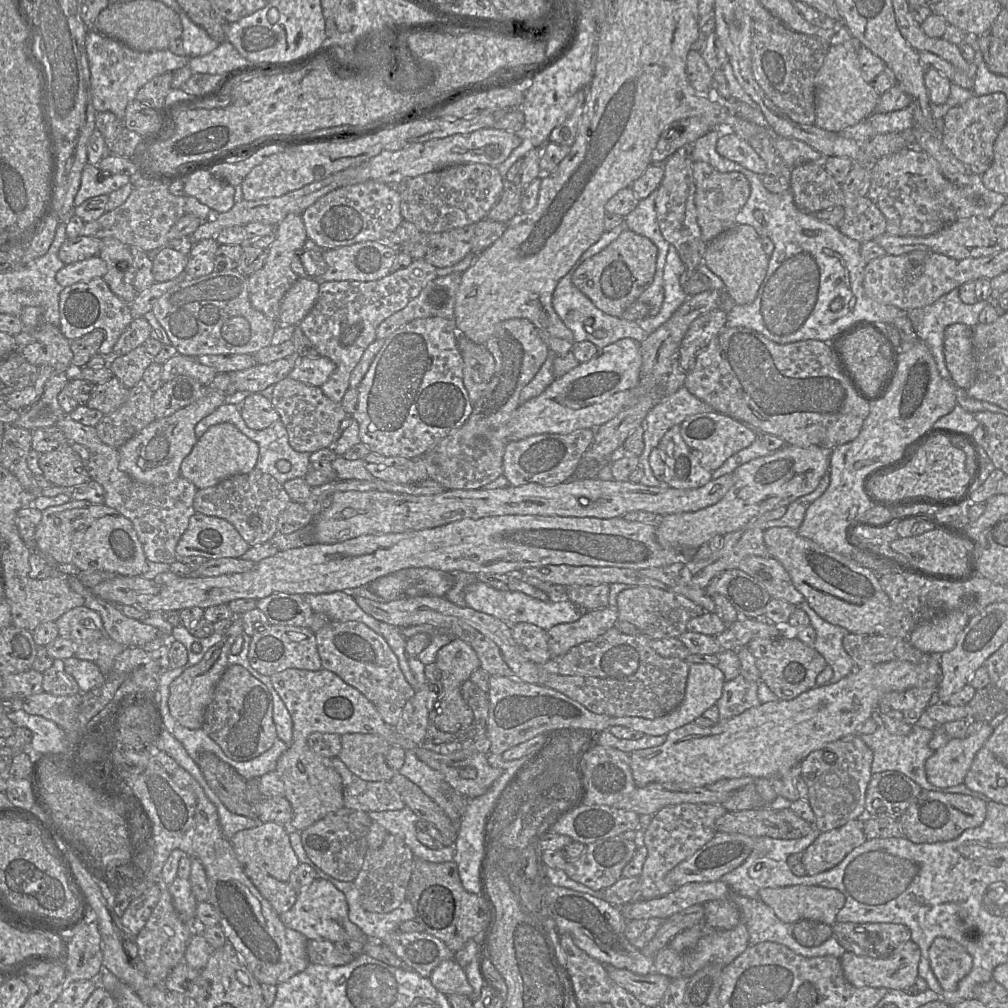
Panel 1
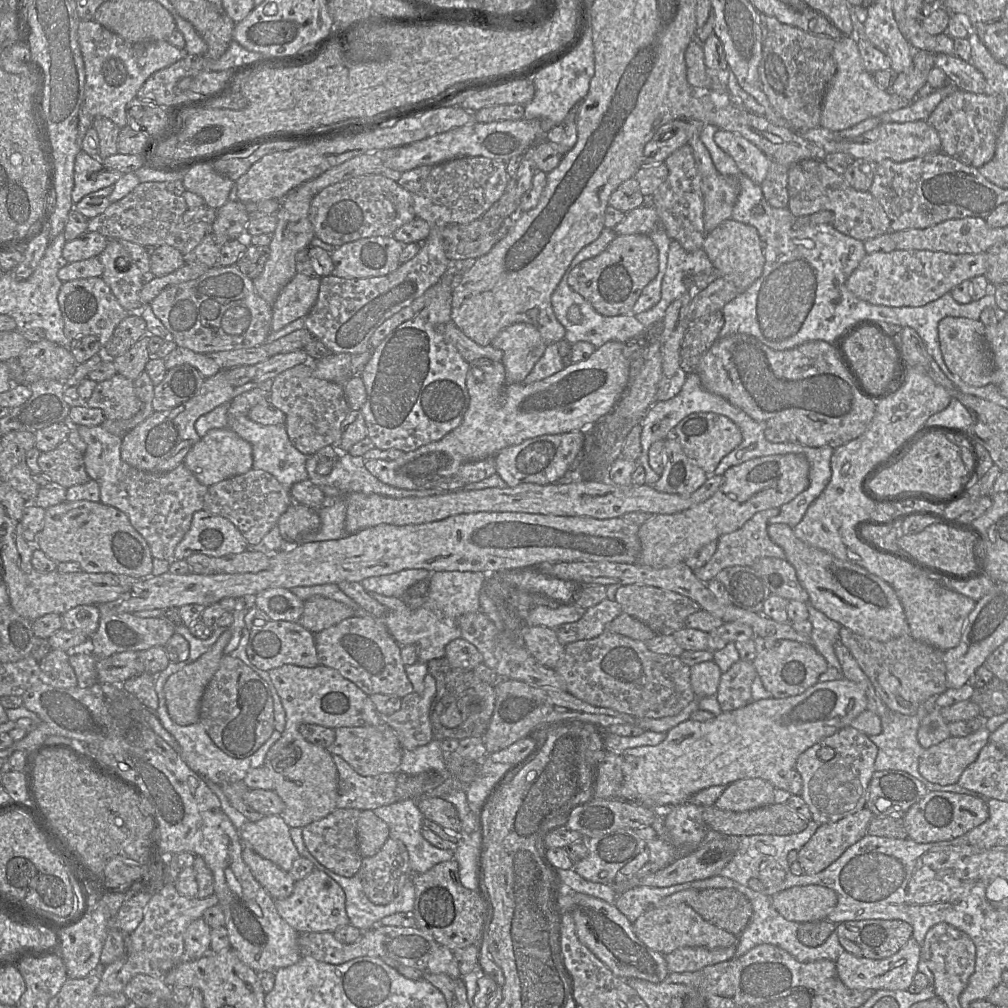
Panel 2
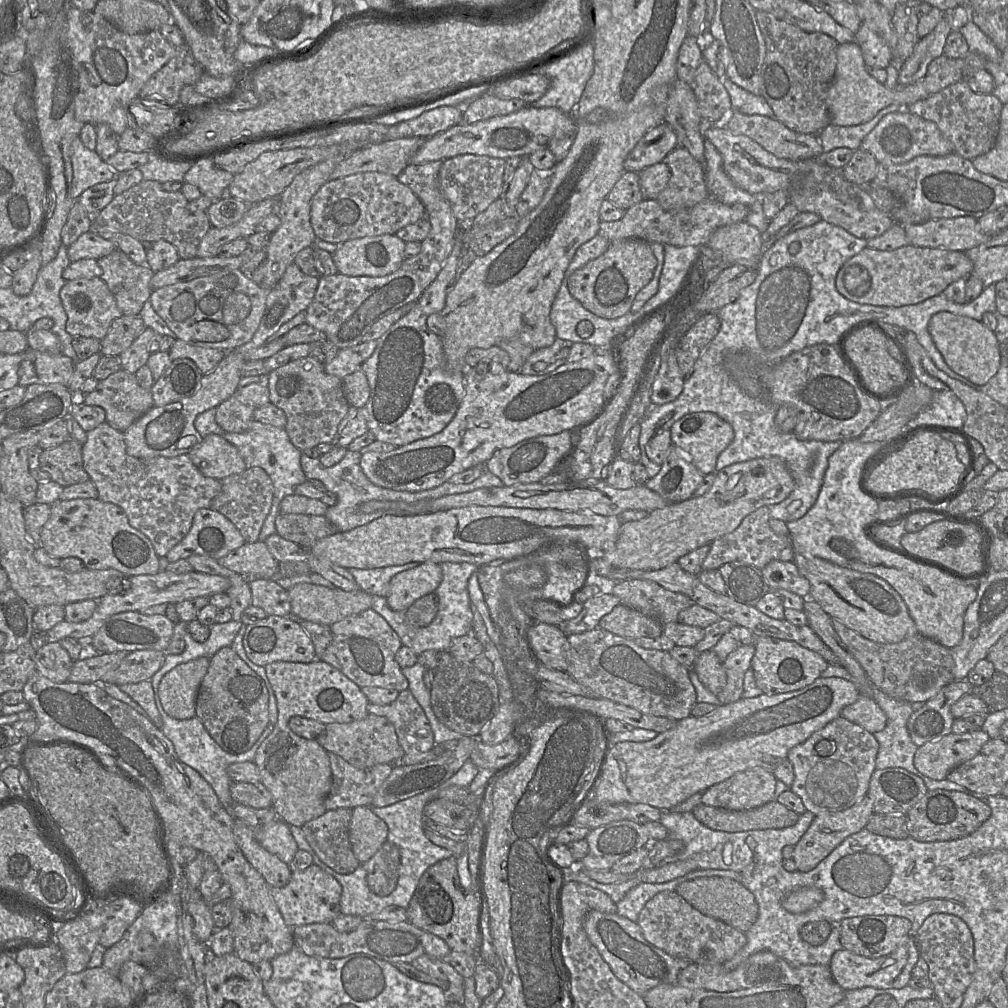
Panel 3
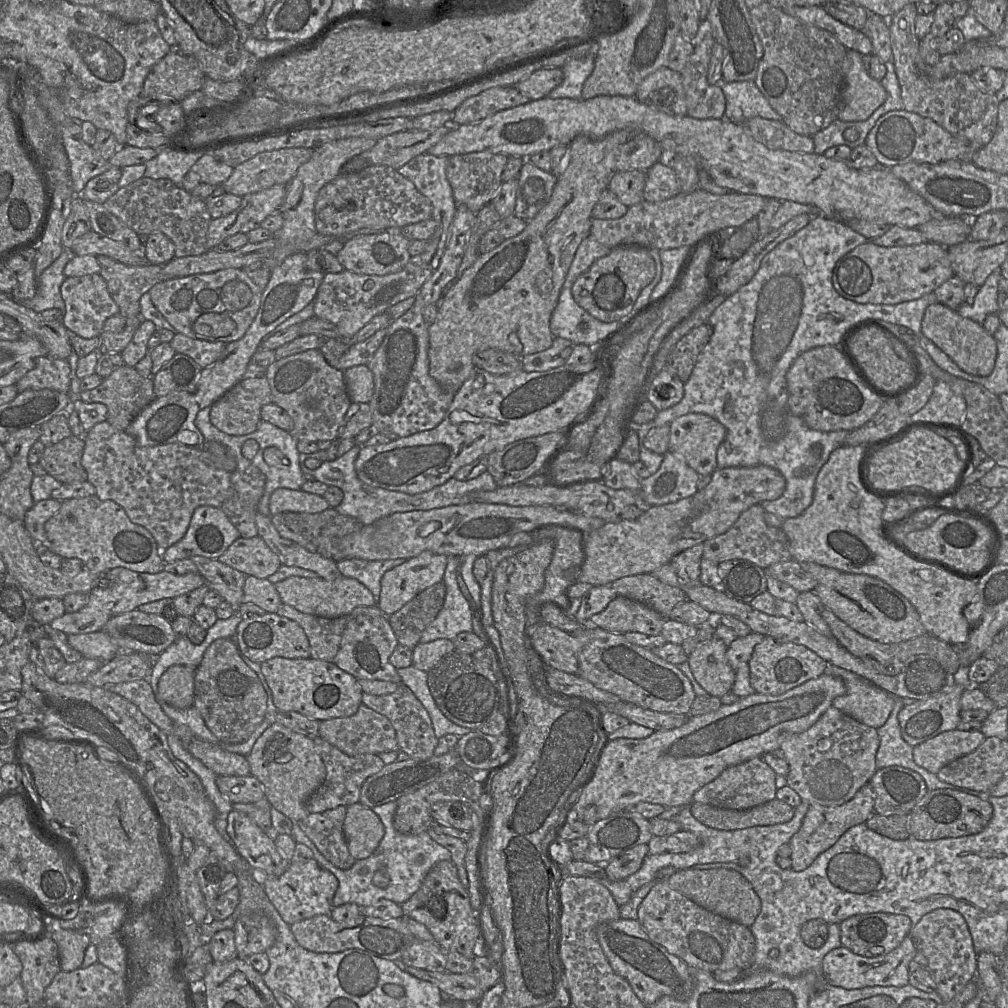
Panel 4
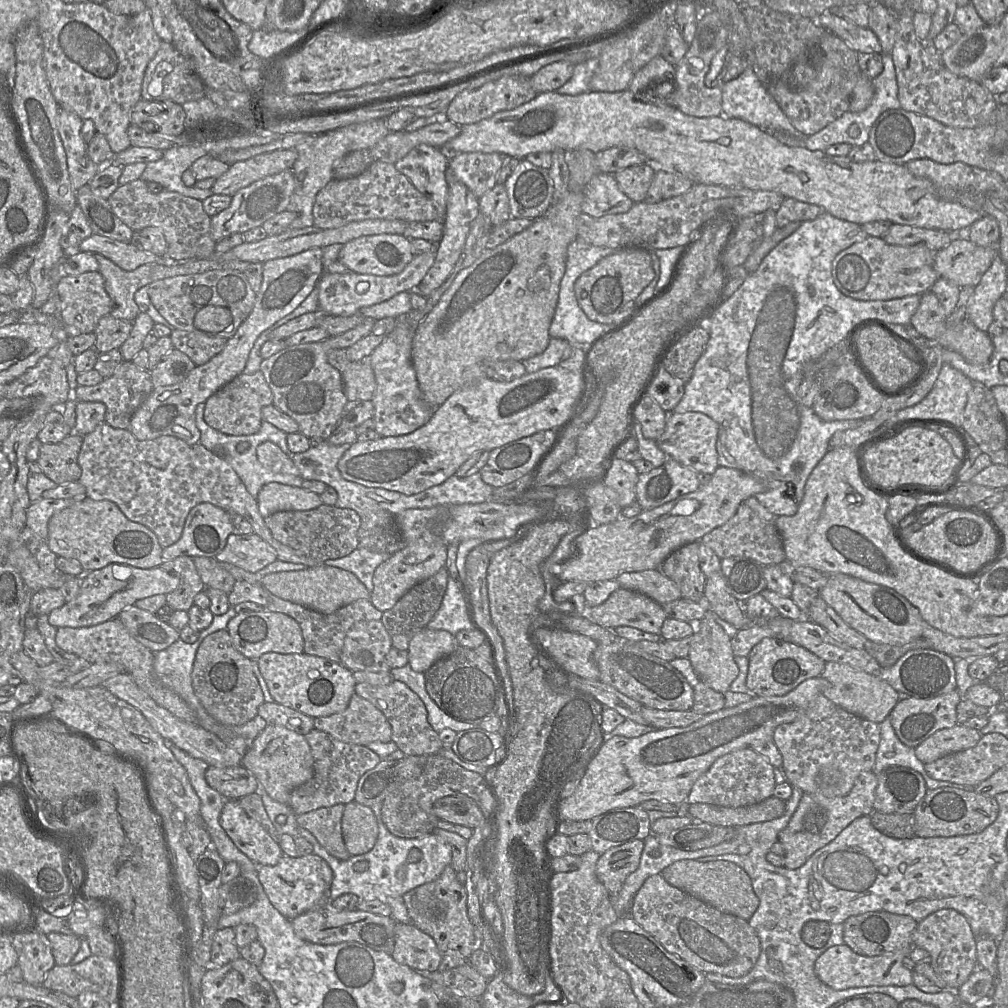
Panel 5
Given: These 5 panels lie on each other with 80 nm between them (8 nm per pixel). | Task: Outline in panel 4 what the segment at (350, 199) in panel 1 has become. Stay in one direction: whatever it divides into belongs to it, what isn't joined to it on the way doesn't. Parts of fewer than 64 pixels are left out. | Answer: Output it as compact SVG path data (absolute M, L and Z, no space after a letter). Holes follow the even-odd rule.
M385 165L367 166L355 173L340 173L319 190L314 206L317 233L343 240L354 237L354 232L361 228L399 230L408 224L432 218L432 212L430 200L422 195L413 183L402 176L398 170Z

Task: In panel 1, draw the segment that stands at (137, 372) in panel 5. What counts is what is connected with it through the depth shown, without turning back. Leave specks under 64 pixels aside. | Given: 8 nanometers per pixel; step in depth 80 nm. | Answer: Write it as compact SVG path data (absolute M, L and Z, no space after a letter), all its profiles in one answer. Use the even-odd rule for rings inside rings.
M117 377L97 384L86 406L108 415L121 407L128 399L130 389L126 388Z

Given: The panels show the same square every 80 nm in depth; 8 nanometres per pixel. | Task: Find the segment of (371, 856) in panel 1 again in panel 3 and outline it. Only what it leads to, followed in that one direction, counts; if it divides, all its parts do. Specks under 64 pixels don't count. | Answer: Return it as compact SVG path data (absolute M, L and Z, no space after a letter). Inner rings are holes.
M386 841L368 861L361 863L369 889L381 897L391 894L397 886L400 863L398 847Z

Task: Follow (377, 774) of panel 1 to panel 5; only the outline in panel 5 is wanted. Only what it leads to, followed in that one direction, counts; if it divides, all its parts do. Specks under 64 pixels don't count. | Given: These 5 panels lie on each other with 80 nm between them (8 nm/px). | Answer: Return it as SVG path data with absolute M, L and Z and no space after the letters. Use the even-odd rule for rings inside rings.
M354 694L347 708L339 713L314 719L314 727L330 734L335 739L362 746L368 746L372 742L389 742L392 740L391 725L384 714L371 702Z

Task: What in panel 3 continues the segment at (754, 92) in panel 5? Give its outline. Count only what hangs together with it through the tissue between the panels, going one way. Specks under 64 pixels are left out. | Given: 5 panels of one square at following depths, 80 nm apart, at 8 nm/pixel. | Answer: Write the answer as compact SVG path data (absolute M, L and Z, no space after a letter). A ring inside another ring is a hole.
M726 75L720 78L721 83L729 93L732 108L747 115L763 115L774 118L773 110L762 95L755 95L739 87Z

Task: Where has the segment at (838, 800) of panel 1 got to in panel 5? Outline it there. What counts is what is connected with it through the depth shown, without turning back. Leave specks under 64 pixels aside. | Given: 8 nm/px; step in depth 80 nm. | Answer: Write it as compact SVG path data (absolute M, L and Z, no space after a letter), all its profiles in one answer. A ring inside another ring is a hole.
M819 694L794 721L778 725L772 741L782 755L782 770L788 783L803 793L844 796L862 772L873 771L880 725L844 710Z

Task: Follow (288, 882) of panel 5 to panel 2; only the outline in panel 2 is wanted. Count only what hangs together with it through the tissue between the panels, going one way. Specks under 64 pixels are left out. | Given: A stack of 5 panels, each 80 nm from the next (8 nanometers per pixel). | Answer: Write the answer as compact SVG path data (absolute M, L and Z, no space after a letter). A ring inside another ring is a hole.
M314 867L305 878L295 881L291 895L274 900L278 914L298 933L332 932L350 924L345 910L345 893L329 875Z

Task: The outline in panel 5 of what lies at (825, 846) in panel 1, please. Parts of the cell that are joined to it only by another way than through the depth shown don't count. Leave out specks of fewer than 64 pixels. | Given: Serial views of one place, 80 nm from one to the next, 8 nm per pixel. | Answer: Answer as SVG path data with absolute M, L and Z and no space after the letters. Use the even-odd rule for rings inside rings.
M864 771L858 776L850 792L844 796L826 797L822 794L803 793L787 826L778 835L778 842L785 850L784 867L801 867L814 852L836 838L856 818L870 816L874 811L876 787L877 775L873 771Z

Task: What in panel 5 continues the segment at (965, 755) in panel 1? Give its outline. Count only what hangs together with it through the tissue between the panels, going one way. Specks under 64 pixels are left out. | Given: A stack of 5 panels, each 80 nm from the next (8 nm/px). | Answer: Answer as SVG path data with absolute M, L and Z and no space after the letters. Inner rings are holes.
M956 724L954 727L941 729L932 734L915 747L914 753L919 761L927 764L948 754L975 746L981 736L978 730Z

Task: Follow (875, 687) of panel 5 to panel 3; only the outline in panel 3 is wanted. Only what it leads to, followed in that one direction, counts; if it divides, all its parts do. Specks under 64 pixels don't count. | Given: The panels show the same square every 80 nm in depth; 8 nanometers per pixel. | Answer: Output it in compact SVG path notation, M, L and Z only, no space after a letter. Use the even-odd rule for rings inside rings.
M863 693L854 703L842 709L841 716L872 734L882 731L887 723L887 717L880 706Z

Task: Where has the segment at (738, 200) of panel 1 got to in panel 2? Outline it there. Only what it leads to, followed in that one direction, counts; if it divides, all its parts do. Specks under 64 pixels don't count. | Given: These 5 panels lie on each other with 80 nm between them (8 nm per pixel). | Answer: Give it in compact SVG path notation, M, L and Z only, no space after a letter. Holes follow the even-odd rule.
M688 121L687 144L692 148L701 176L704 196L703 221L706 233L709 233L721 222L731 218L740 193L740 185L735 177L722 175L715 168L707 148L700 139L703 125L699 121Z

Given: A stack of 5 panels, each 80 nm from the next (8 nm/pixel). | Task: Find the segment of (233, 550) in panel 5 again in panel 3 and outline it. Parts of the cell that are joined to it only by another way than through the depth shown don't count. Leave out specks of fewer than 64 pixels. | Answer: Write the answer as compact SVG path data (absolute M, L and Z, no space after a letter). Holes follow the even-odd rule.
M264 541L244 543L218 559L218 562L250 580L254 578L276 579L280 563L269 551Z

